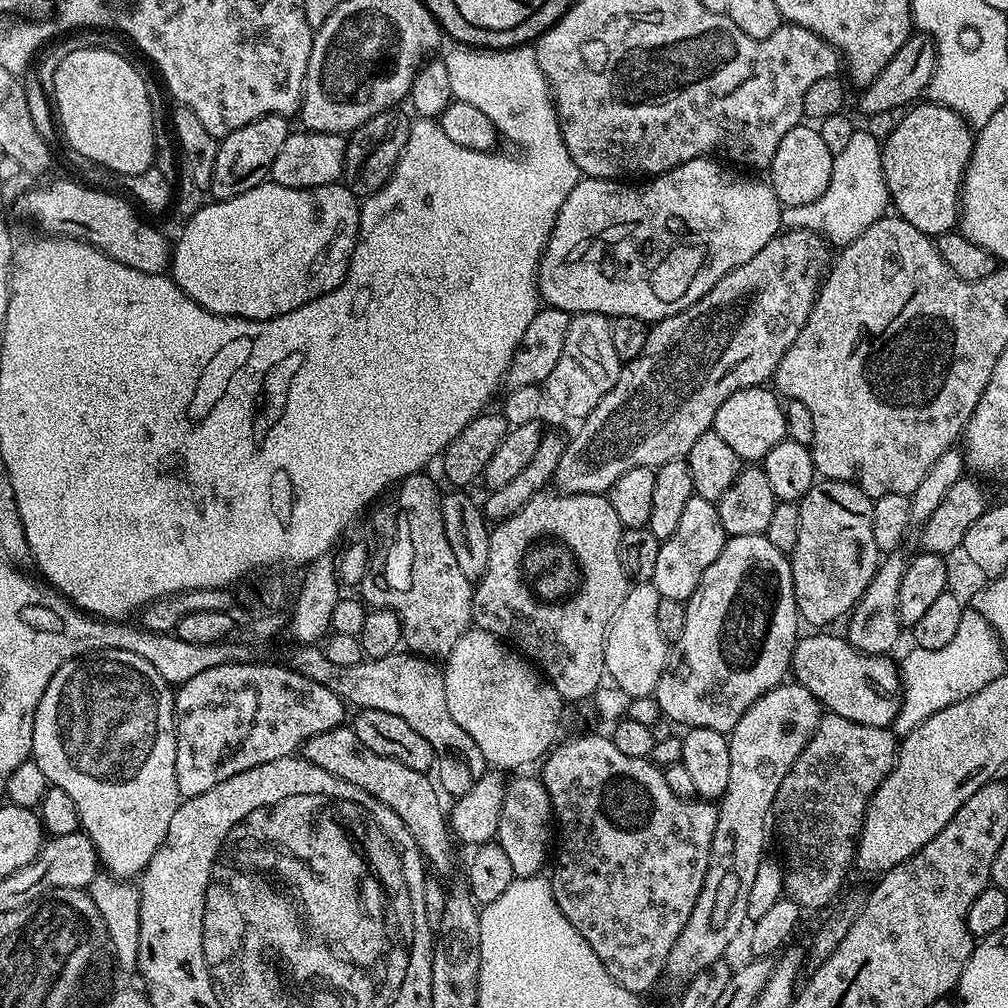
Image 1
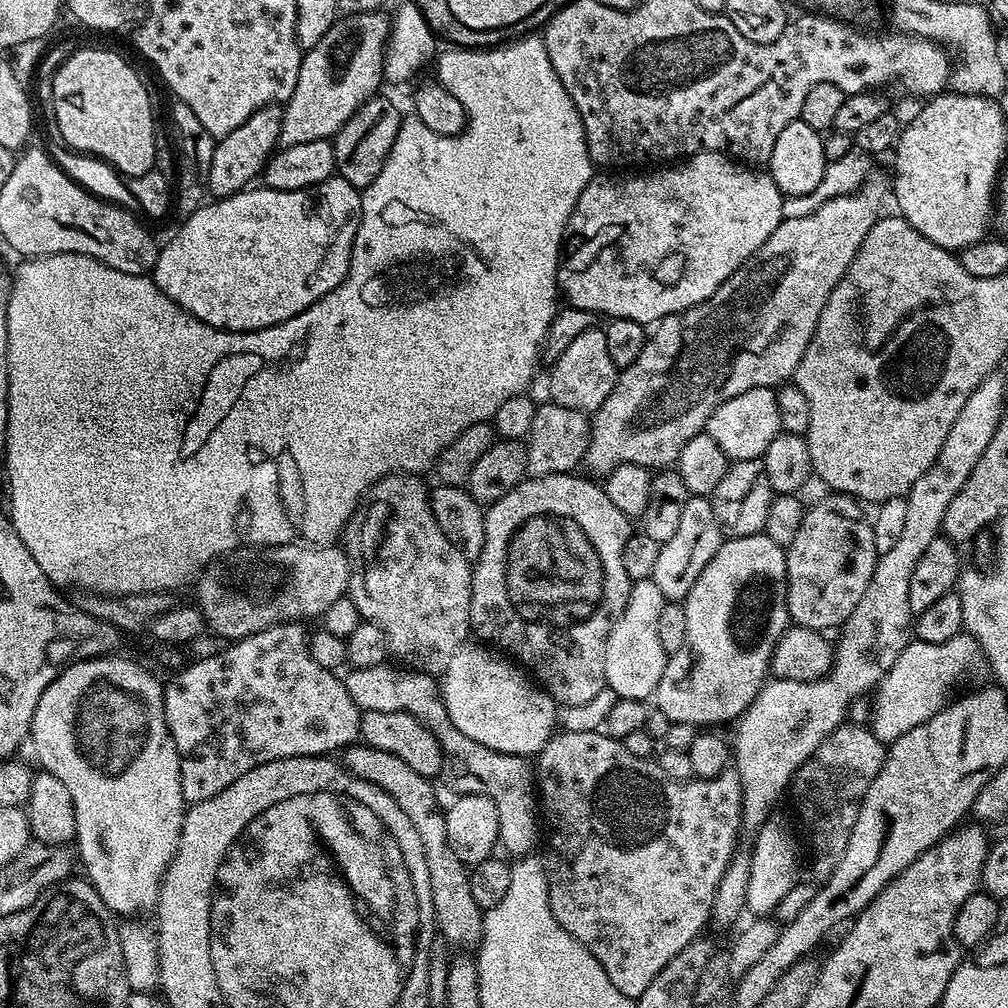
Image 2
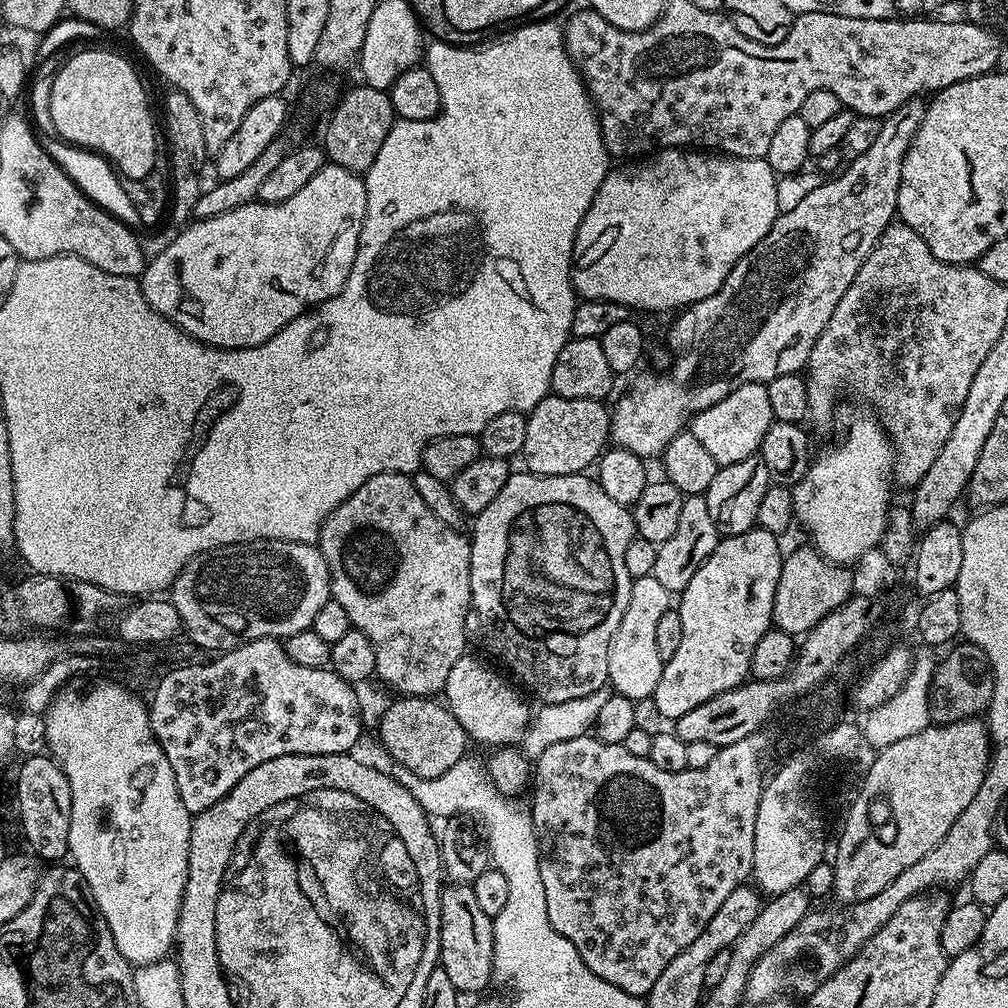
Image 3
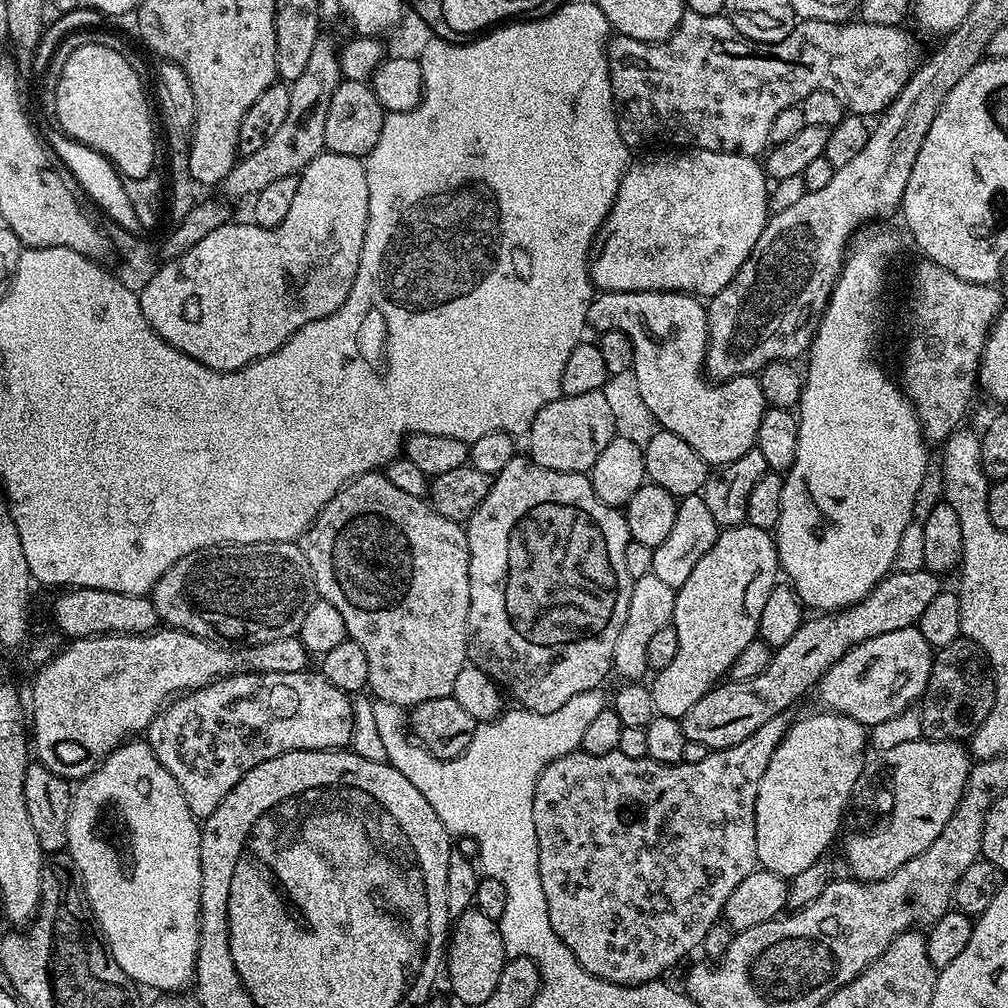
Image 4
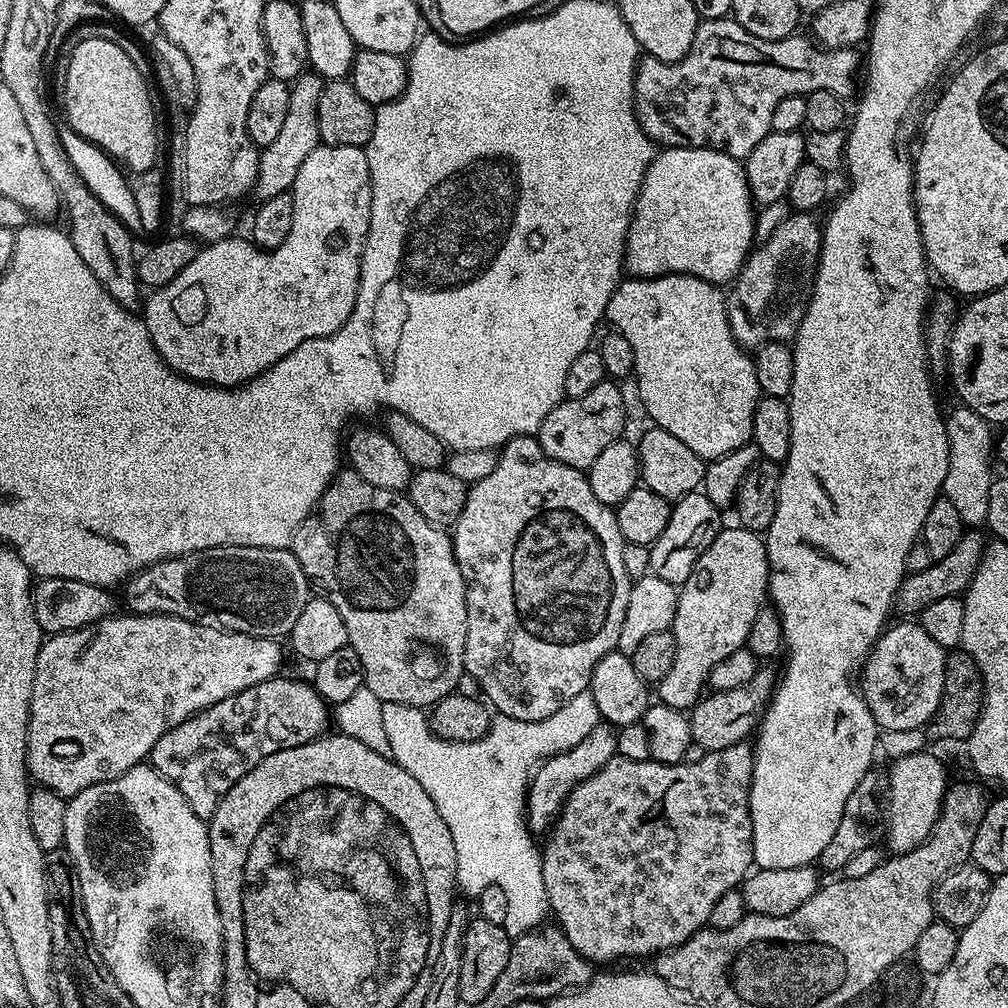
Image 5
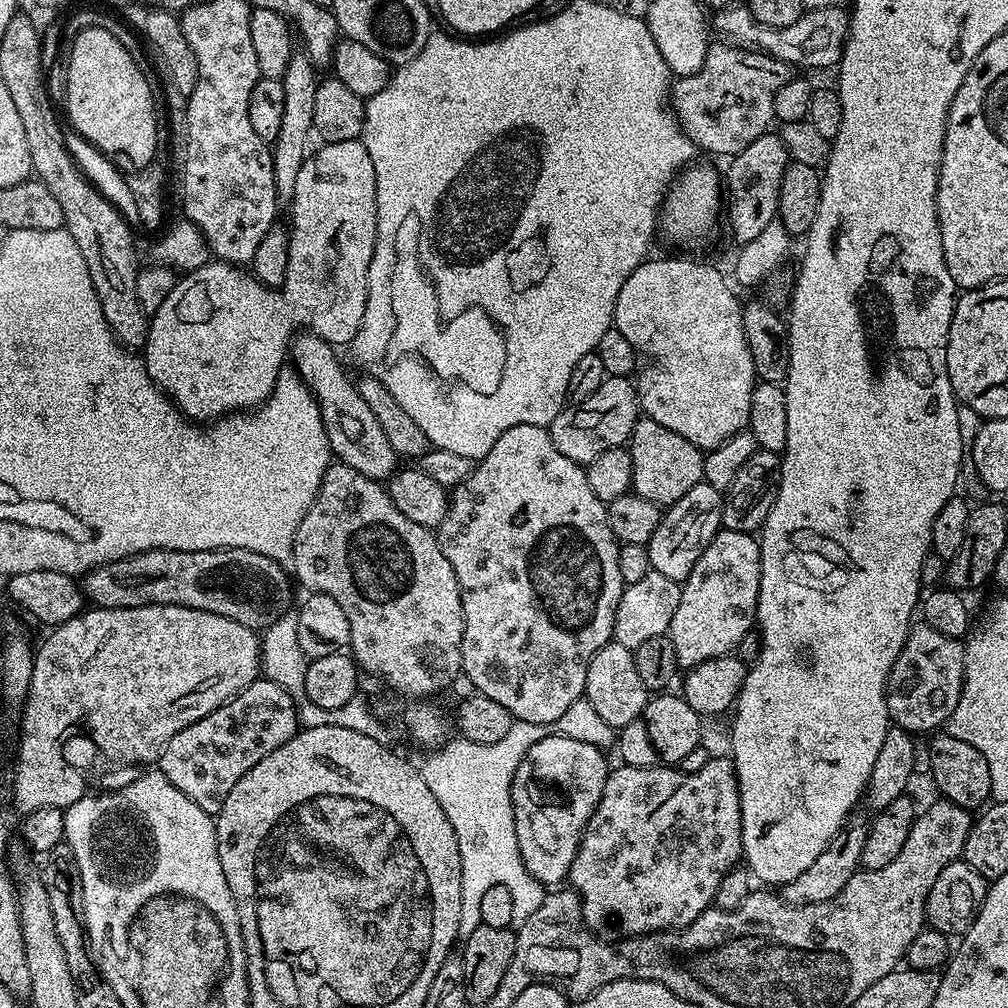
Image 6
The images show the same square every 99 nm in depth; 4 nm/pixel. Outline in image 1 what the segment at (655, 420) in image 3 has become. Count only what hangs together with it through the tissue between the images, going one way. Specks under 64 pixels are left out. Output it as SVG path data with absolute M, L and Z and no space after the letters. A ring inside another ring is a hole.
M781 231L770 242L766 242L766 246L762 246L762 250L758 250L758 254L754 254L754 258L750 258L750 262L738 266L730 274L722 277L698 302L694 302L678 314L666 317L665 320L655 321L648 329L644 353L638 358L627 361L621 367L618 382L614 382L610 394L606 394L606 398L602 398L602 402L598 402L598 406L594 406L594 410L590 410L590 414L585 416L577 427L581 428L577 430L576 437L571 437L568 440L566 450L562 454L562 462L558 462L558 470L554 477L555 487L559 491L570 494L604 494L614 486L614 482L618 482L618 478L622 478L622 474L626 474L626 470L634 470L634 466L657 469L662 467L667 460L679 460L687 457L690 446L694 446L694 442L698 442L698 438L702 438L702 434L706 434L711 429L714 414L718 414L718 406L722 406L722 402L726 402L726 398L730 398L730 394L738 394L738 390L767 385L775 377L778 362L782 362L782 356L786 354L786 350L790 350L790 346L794 342L794 338L798 338L802 326L806 326L806 318L810 318L812 307L816 304L816 293L820 291L822 277L830 264L828 250L830 248L825 238L817 232Z

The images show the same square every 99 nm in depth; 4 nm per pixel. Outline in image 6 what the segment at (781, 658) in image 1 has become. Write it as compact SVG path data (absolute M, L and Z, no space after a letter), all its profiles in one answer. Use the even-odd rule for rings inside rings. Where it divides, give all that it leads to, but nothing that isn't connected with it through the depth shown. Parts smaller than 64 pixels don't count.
M729 528L717 532L706 550L702 550L688 579L683 581L678 610L674 610L666 633L674 642L674 654L681 669L735 653L744 635L753 631L756 624L759 585L759 539L753 533L735 532Z

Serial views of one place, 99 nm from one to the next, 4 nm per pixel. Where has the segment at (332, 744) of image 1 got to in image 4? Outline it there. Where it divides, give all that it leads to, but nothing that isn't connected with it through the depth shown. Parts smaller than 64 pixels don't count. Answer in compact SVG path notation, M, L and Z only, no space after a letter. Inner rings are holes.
M474 906L451 921L450 935L446 941L448 984L462 1003L475 1006L494 994L494 986L498 986L498 978L502 978L505 959L504 943L497 921L486 918L486 914Z

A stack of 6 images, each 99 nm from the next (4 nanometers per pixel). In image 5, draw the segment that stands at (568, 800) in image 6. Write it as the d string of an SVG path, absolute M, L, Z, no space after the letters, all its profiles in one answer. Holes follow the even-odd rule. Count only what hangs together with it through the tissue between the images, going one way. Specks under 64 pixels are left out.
M602 722L598 726L594 726L594 730L590 730L590 734L586 734L586 738L582 738L582 742L578 742L578 746L560 752L557 756L552 757L550 763L541 763L533 771L526 797L528 826L533 833L547 833L555 824L561 808L568 801L568 795L583 780L590 778L598 770L602 770L602 766L606 766L606 762L610 762L615 758L618 754L616 750L616 733L617 729L615 727Z

